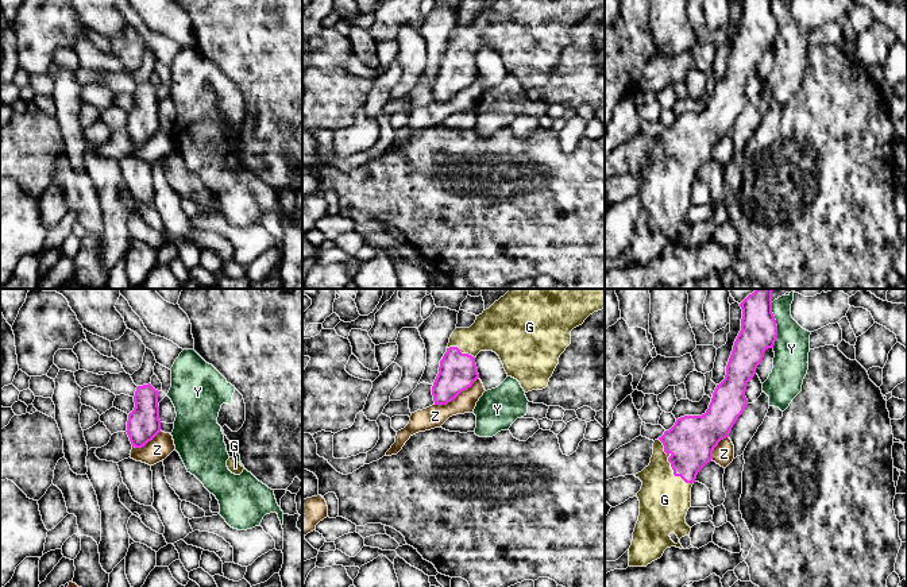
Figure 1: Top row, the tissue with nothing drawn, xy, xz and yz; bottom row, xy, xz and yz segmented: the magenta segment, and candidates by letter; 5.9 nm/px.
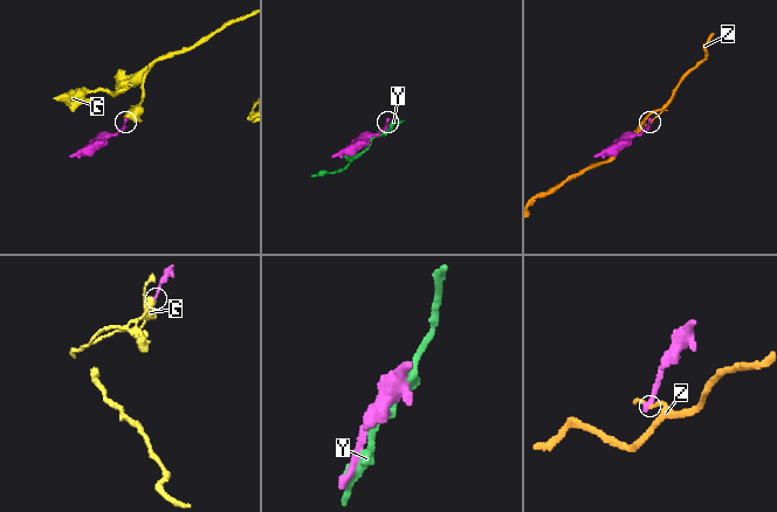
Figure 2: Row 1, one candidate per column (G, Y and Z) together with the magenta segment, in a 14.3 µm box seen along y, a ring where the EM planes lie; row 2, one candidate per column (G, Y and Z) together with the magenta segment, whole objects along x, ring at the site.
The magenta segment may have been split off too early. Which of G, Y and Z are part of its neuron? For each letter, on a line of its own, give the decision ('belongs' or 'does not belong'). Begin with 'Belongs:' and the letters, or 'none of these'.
Belongs: G
G: belongs
Y: does not belong
Z: does not belong

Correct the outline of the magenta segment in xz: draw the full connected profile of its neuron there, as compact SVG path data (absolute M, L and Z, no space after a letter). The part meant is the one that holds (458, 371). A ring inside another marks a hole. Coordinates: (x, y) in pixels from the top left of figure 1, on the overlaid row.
M510 289L482 314L470 328L456 328L449 337L447 352L440 360L439 374L432 386L435 405L447 405L479 378L475 358L480 351L495 352L507 374L517 379L525 393L548 386L560 355L571 344L571 331L594 312L605 309L605 289Z

